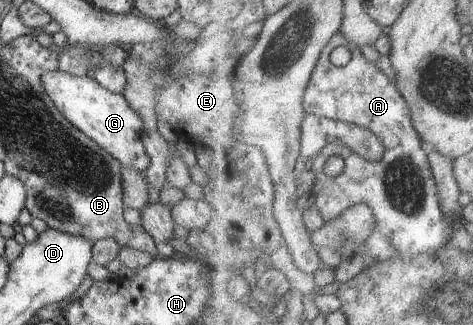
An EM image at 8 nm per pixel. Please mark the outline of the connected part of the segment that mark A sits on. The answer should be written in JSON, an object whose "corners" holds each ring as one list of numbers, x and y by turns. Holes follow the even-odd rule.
{"corners":[[340,31,324,49,320,57,319,65,316,67,311,85,305,96,305,105,308,113,316,113,323,117,346,121,371,130,379,136,386,147,385,155,373,161,364,158,351,146,344,143,330,143,315,158,312,173,315,176,313,193,317,200,314,205,322,212,325,222,337,219,347,208,358,203,368,203,375,210,379,223,369,241,365,243,359,254,362,254,367,261,378,262,391,258,415,257,425,252,443,249,449,244,451,237,451,221,443,211,443,202,440,198,439,182,437,181,434,167,431,163,431,156,425,149,425,142,421,138,419,130,416,128,411,104,407,101,404,93,400,90,398,83,378,64,371,62,362,52,362,47,352,42],[340,46,347,47,352,52,351,61,341,67,332,62,332,52],[332,156,340,156,345,161,345,170,336,177,328,175,326,164]]}

